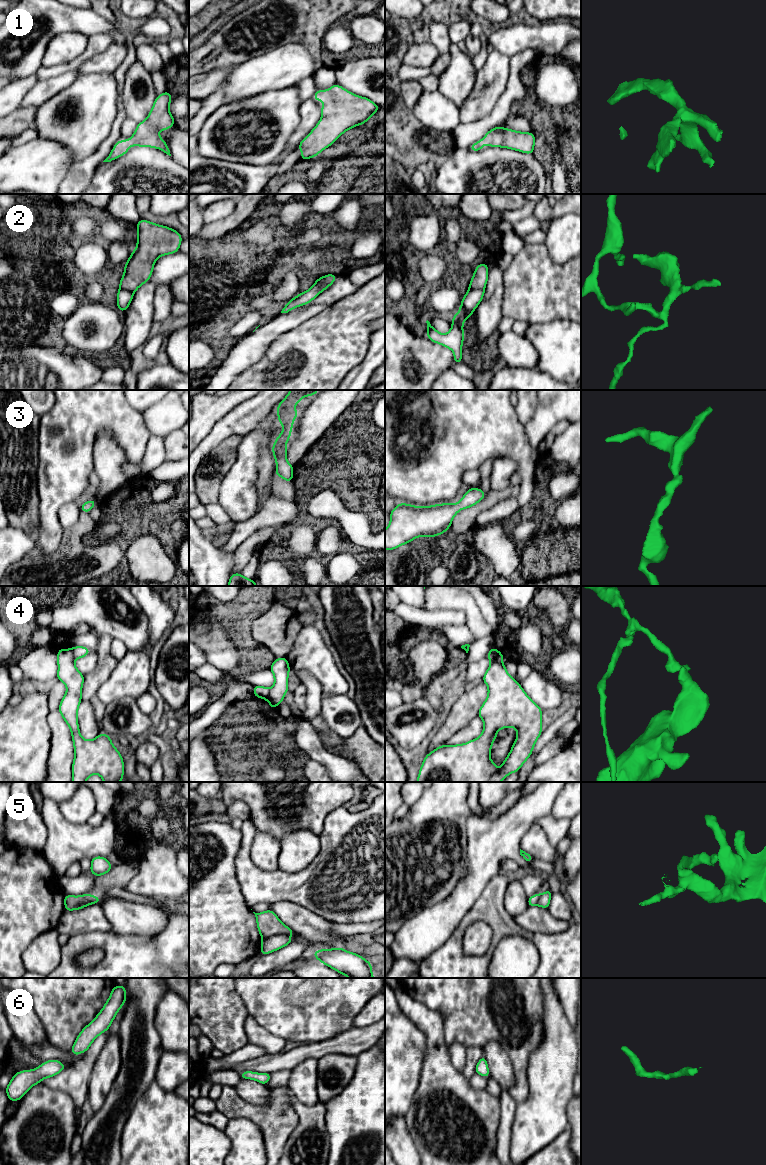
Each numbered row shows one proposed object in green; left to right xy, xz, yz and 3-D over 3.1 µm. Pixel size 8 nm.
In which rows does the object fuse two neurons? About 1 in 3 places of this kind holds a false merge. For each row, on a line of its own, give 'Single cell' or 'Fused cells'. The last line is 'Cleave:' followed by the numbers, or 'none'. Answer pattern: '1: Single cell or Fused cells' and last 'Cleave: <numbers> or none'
1: Single cell
2: Fused cells
3: Single cell
4: Fused cells
5: Fused cells
6: Single cell
Cleave: 2, 4, 5

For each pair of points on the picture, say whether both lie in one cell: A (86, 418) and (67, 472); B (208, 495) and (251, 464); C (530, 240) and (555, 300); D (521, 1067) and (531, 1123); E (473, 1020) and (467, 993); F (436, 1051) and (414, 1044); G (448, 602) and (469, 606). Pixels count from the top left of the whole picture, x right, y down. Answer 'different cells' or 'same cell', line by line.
A: same cell
B: different cells
C: same cell
D: different cells
E: same cell
F: different cells
G: same cell

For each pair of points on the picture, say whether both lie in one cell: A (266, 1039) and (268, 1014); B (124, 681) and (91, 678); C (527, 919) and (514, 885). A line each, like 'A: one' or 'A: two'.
A: two
B: two
C: two

